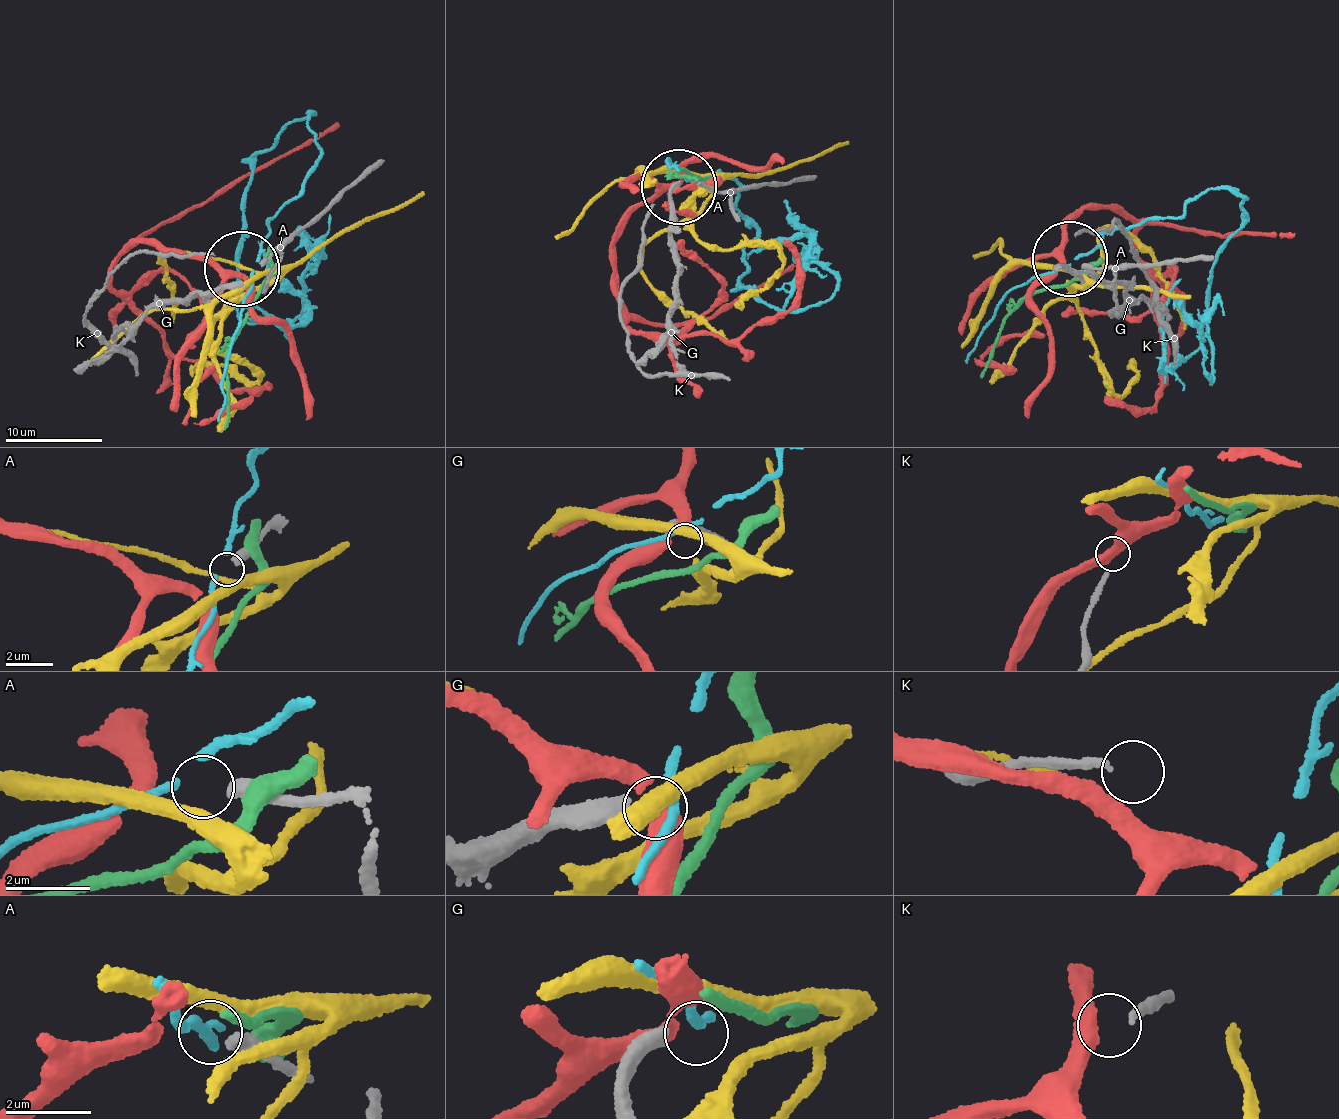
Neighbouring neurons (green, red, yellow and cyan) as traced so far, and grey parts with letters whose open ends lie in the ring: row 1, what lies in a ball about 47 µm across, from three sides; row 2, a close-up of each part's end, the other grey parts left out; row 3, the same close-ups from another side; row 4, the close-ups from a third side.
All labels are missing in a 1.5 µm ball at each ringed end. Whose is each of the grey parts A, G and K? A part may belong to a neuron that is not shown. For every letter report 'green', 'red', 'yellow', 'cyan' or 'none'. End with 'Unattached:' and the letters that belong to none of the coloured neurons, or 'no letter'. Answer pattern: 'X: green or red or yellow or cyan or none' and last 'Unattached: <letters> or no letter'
A: none
G: none
K: none
Unattached: A, G, K

